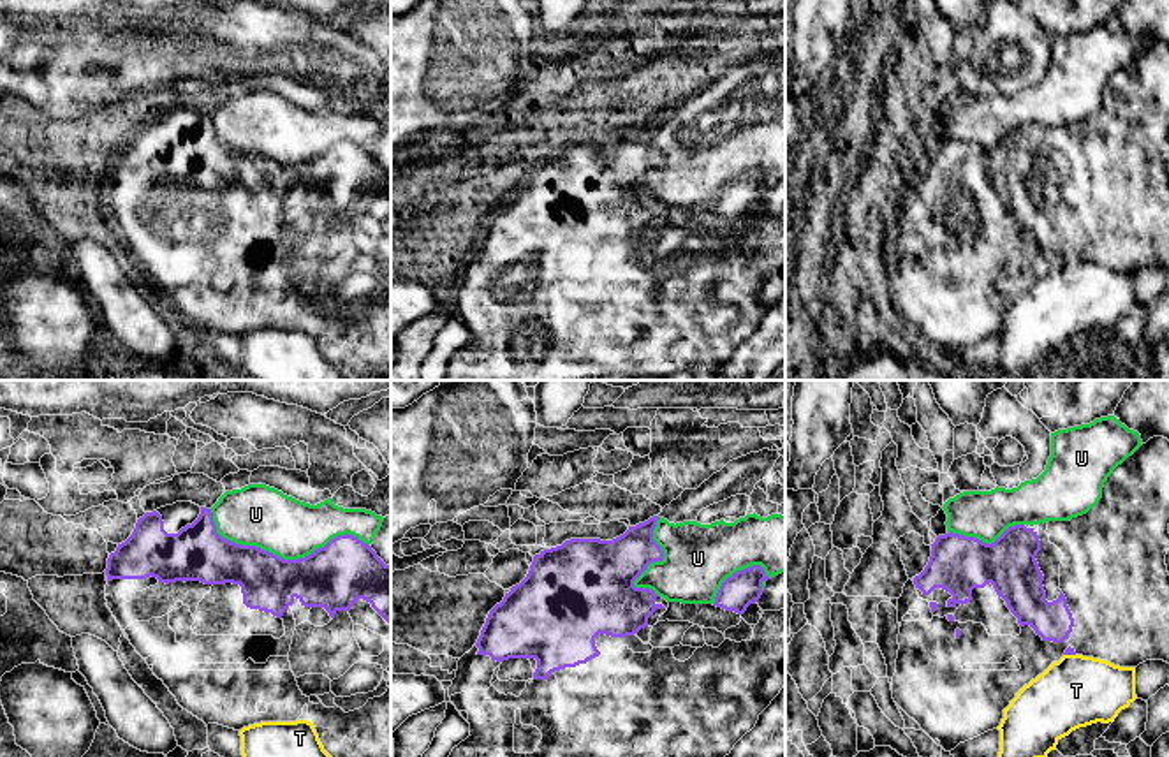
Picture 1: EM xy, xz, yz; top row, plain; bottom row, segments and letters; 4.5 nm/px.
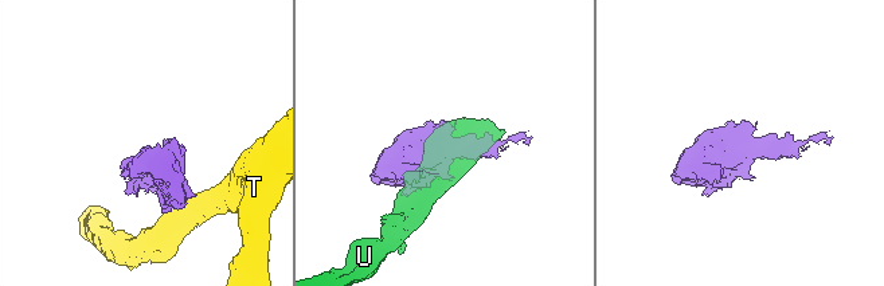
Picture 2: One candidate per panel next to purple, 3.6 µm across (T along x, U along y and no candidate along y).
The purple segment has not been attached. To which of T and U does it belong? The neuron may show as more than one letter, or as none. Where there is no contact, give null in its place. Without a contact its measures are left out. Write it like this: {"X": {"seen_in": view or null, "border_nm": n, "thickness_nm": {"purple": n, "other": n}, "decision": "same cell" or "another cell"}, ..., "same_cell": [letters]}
{"T": {"seen_in": "yz", "border_nm": 60, "thickness_nm": {"purple": 40, "other": 320}, "decision": "another cell"}, "U": {"seen_in": "xy", "border_nm": 750, "thickness_nm": {"purple": 280, "other": 280}, "decision": "another cell"}, "same_cell": []}

